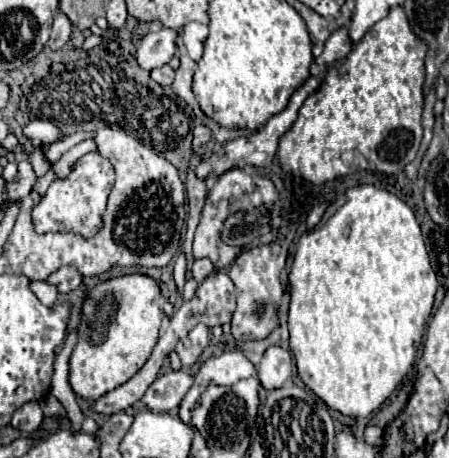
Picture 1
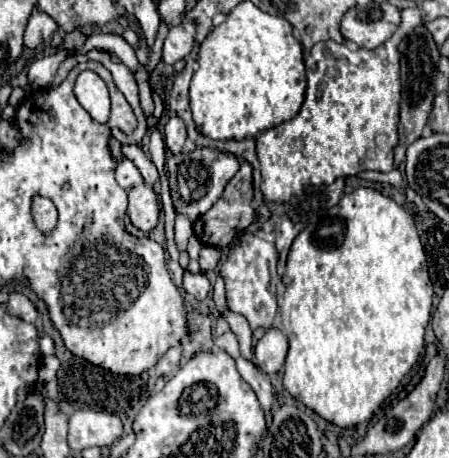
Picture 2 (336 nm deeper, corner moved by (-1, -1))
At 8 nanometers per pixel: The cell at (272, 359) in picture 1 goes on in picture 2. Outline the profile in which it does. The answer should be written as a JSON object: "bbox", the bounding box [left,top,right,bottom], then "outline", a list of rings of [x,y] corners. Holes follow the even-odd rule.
{"bbox":[255,328,287,374],"outline":[[[269,328],[255,346],[255,364],[267,374],[275,374],[283,368],[287,356],[287,338],[281,330]]]}

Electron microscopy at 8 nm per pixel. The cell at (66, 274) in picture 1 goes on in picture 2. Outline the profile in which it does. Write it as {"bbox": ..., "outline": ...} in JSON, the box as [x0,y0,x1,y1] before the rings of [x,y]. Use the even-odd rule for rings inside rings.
{"bbox":[5,292,37,322],"outline":[[[11,292],[9,294],[9,300],[5,302],[5,308],[7,308],[7,314],[11,316],[19,316],[21,320],[25,322],[35,322],[37,320],[37,310],[35,306],[31,304],[31,300],[21,294],[21,292]]]}

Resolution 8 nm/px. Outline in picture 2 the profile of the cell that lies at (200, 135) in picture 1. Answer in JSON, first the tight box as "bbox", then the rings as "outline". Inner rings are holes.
{"bbox":[163,116,187,154],"outline":[[[171,116],[165,122],[163,138],[165,138],[165,146],[171,150],[171,154],[181,154],[181,148],[187,140],[187,130],[185,130],[183,120],[179,120],[179,116]]]}

